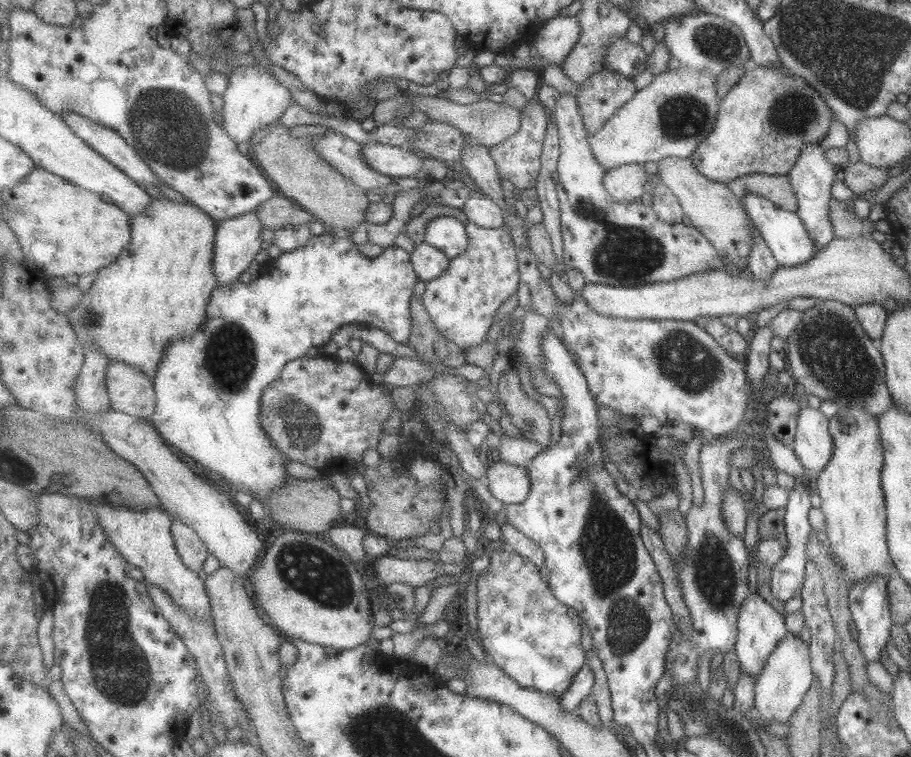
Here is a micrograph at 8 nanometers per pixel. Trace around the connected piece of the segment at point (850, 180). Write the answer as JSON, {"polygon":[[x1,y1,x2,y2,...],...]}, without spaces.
{"polygon":[[862,160,849,164,845,171,845,184,859,198,866,192,878,191,890,178,886,170,872,167]]}

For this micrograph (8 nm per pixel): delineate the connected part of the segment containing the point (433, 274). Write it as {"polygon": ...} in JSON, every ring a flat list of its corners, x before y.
{"polygon":[[426,241,416,247,412,253,412,260,421,280,430,282,448,271,453,258]]}

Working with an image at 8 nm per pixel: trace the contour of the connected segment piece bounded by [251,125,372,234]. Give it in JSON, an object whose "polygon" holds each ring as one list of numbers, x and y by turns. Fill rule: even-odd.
{"polygon":[[276,125,264,137,264,140,251,148,252,155,280,187,283,195,296,200,305,210,316,214,319,221,326,224,328,231,336,234,352,234,360,224,368,225,367,217,372,204,368,191,356,185,349,177,336,169,330,161,320,155,318,149,314,147,314,137,295,138,289,130,290,127,286,125]]}

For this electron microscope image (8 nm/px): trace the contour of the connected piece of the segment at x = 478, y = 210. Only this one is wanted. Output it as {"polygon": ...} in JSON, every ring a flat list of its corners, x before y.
{"polygon":[[472,191,464,207,469,220,484,228,504,228,507,225,505,210,484,192]]}

